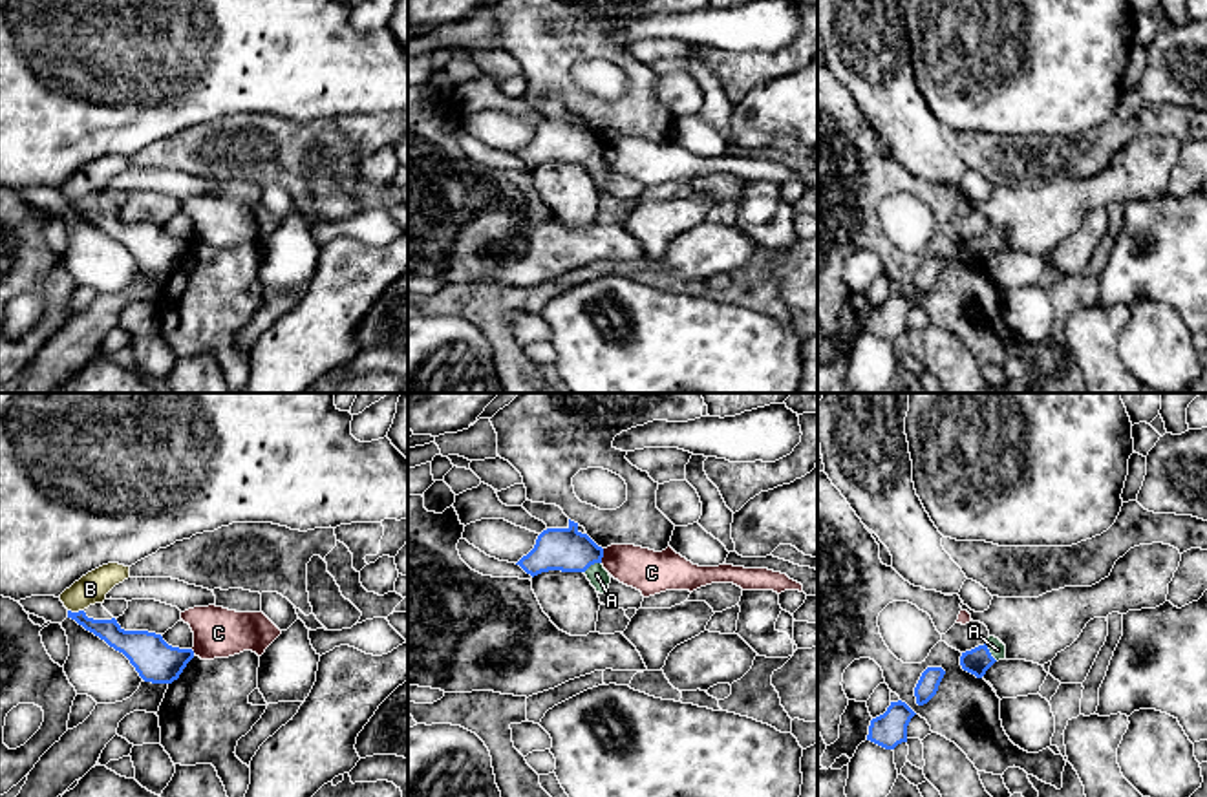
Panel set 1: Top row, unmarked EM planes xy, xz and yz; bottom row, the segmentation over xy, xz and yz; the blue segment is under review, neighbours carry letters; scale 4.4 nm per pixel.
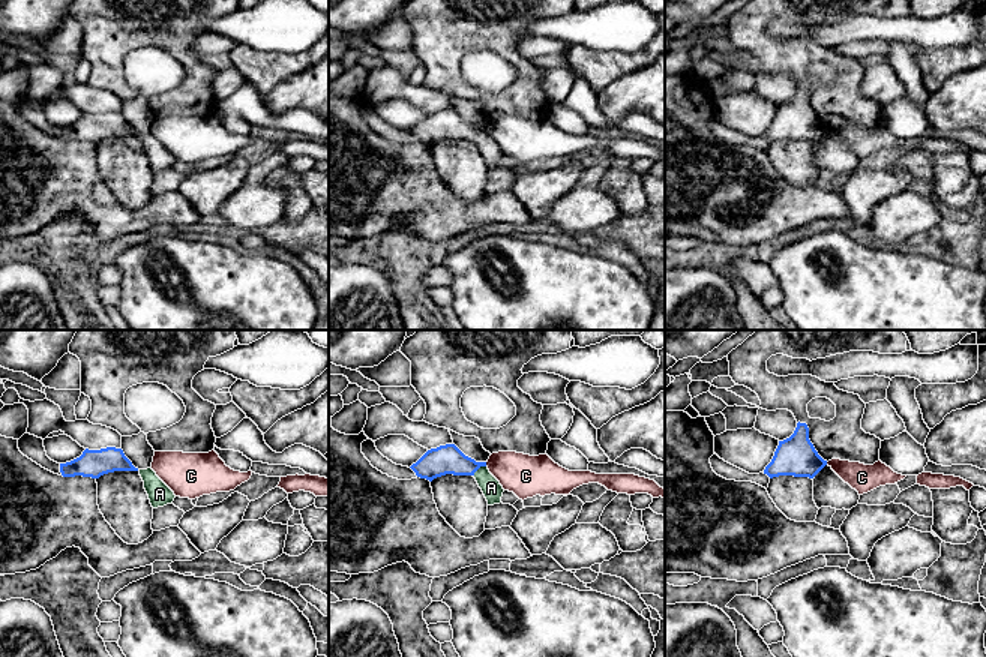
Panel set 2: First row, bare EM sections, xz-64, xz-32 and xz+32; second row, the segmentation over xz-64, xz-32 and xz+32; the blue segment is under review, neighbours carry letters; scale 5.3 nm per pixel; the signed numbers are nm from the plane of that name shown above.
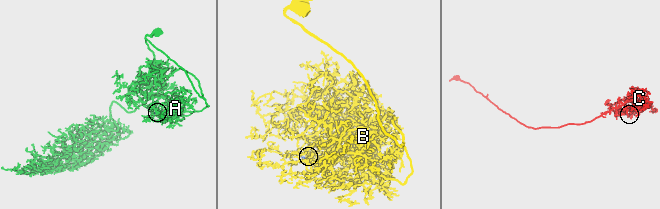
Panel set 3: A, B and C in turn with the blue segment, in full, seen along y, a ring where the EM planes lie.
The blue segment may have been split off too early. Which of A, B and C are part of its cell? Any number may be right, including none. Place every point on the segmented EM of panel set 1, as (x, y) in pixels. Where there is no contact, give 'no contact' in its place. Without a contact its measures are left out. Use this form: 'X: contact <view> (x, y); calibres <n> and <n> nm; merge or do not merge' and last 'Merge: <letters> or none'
A: contact xz (591, 563); calibres 190 and 90 nm; merge
B: contact xy (75, 613); calibres 100 and 140 nm; do not merge
C: contact xz (602, 556); calibres 190 and 190 nm; do not merge
Merge: A

